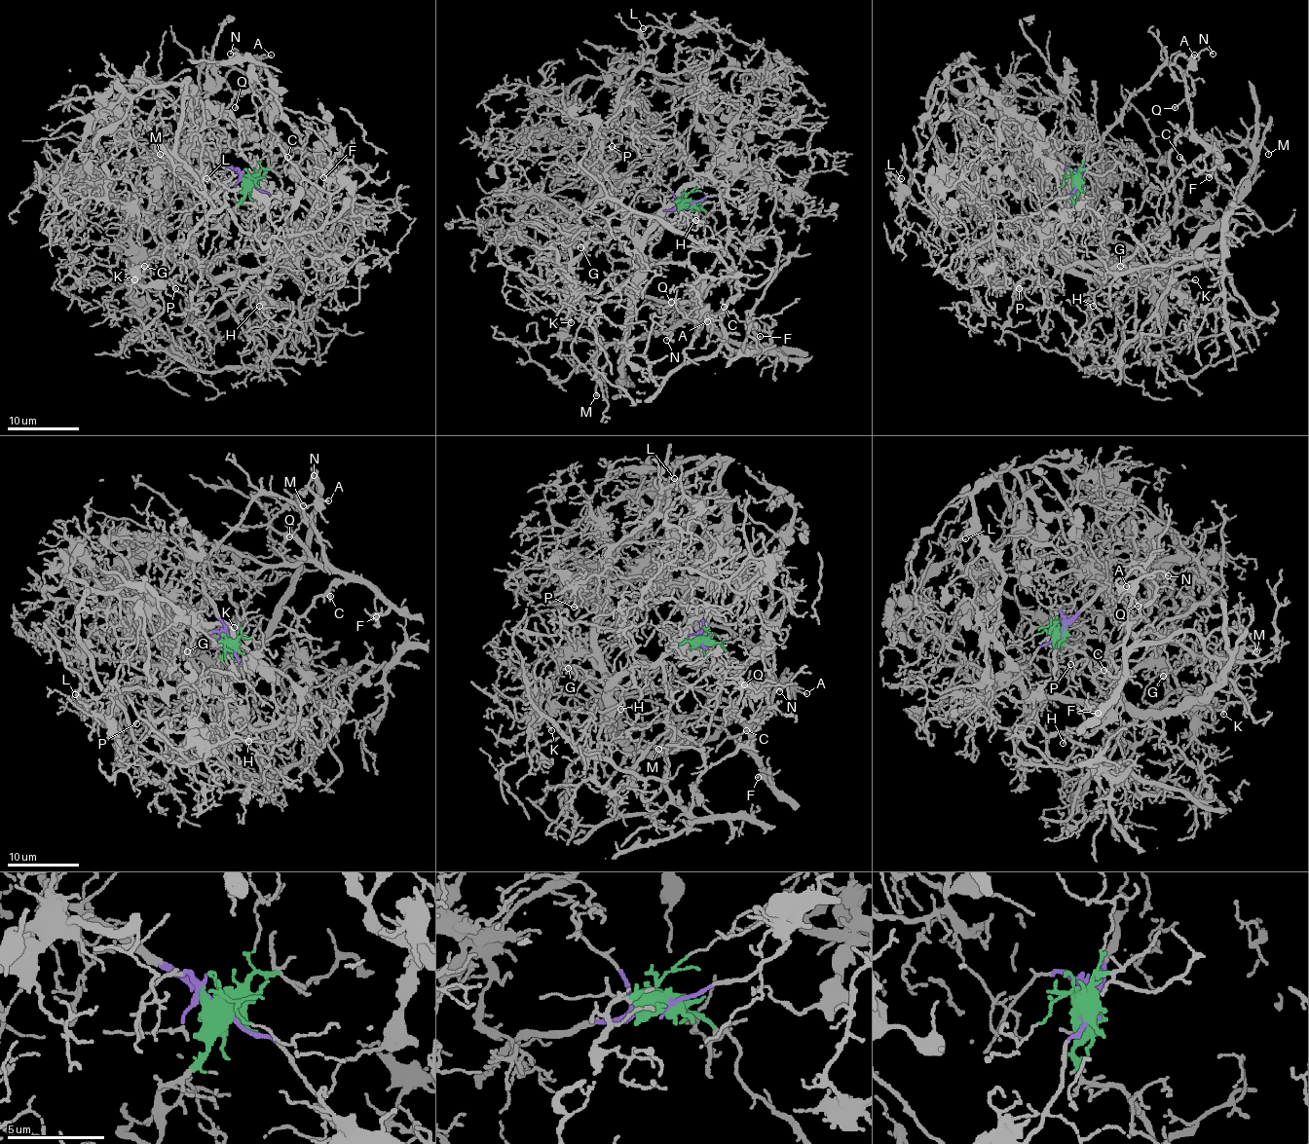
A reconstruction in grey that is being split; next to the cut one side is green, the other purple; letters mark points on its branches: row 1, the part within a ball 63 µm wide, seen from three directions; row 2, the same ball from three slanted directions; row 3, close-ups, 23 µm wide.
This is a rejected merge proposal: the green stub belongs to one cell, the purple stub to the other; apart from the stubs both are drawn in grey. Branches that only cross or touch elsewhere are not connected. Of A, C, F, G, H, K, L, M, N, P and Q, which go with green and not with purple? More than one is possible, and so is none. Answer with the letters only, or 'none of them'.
G, H, K, L, P

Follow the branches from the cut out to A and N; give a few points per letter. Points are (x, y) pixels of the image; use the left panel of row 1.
A: (248, 181), (186, 138), (184, 115), (197, 95), (199, 72), (205, 65), (234, 67), (244, 72), (270, 55)
N: (248, 181), (184, 133), (199, 72), (205, 65), (244, 72), (254, 63), (231, 53)

